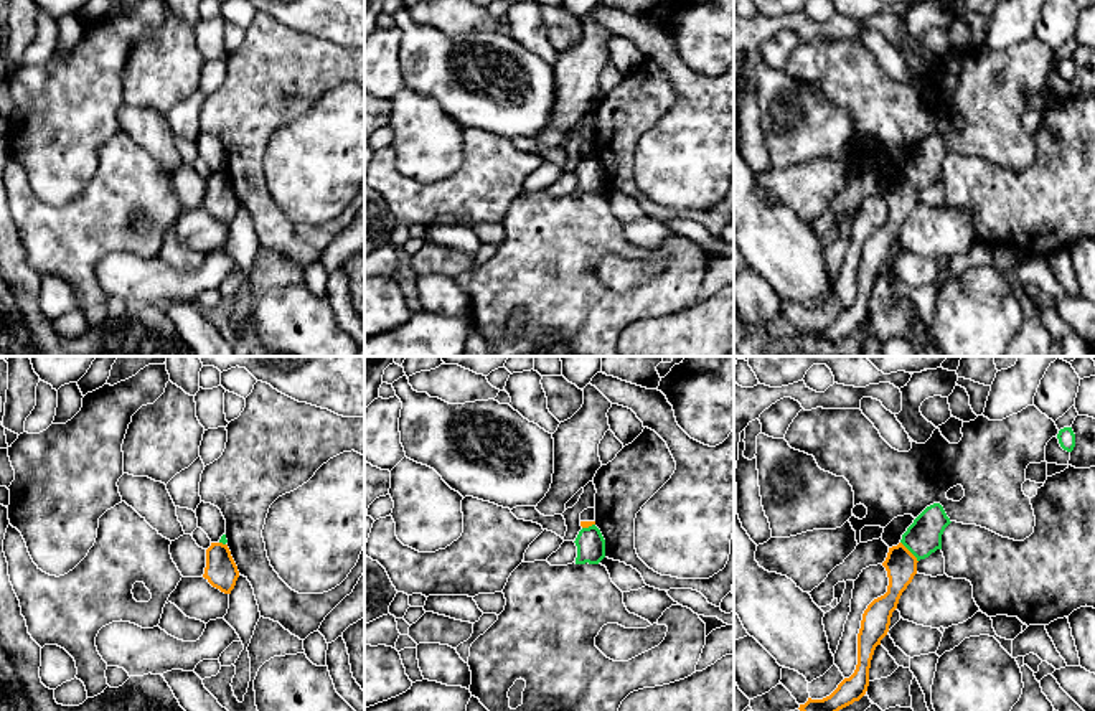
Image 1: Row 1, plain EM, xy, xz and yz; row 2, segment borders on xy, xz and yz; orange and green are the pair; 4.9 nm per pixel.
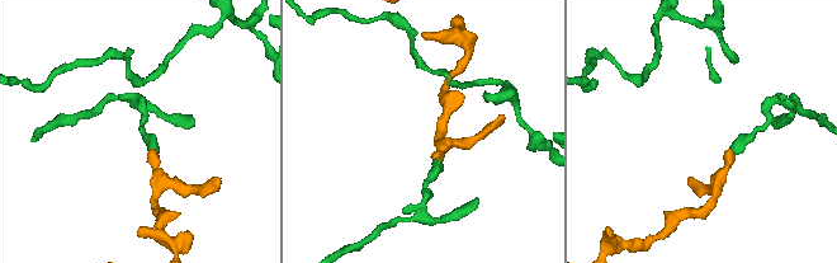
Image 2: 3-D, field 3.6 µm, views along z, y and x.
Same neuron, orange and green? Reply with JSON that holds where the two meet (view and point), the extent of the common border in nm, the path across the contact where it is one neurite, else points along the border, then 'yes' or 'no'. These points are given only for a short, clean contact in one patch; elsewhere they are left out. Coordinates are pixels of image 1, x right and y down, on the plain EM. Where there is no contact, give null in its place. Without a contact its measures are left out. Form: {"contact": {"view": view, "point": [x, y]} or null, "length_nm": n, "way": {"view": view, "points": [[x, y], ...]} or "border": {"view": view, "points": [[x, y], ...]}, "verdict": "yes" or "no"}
{"contact": {"view": "yz", "point": [909, 182]}, "length_nm": 130, "verdict": "no"}

